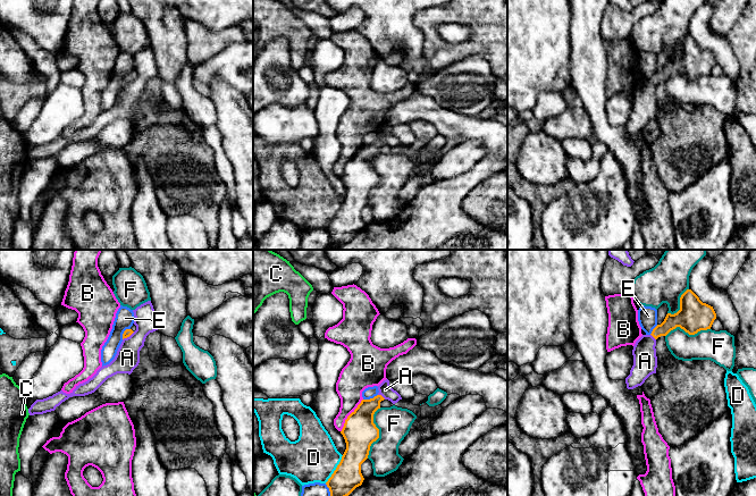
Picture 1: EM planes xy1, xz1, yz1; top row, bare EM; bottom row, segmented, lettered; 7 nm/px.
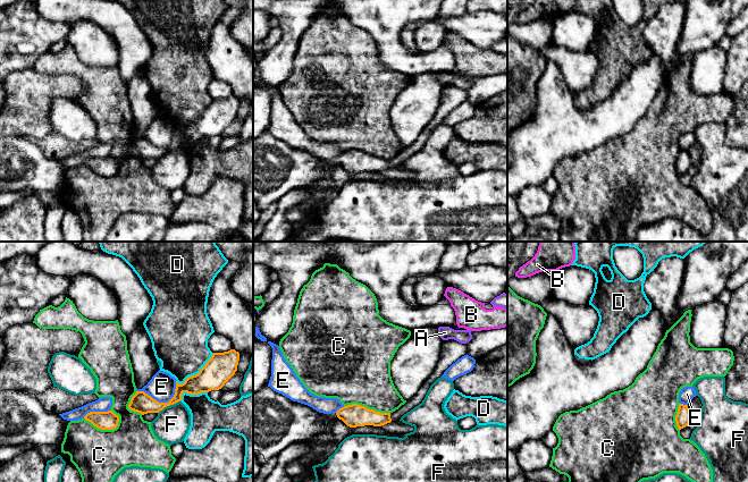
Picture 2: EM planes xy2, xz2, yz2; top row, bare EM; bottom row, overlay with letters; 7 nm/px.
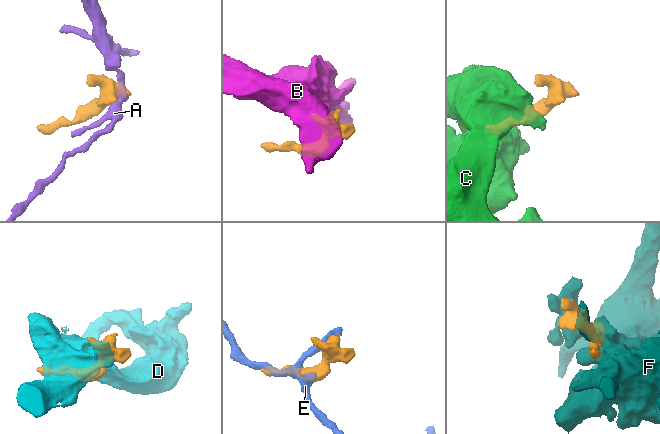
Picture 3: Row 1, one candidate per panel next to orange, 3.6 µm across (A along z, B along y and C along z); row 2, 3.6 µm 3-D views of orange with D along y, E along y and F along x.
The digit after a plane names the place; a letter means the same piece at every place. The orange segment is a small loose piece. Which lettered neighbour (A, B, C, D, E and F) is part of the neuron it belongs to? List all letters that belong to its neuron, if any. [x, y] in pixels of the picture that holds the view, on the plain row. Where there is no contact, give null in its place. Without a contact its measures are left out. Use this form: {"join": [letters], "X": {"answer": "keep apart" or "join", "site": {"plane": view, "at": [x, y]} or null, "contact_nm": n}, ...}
{"join": [], "A": {"answer": "keep apart", "site": {"plane": "xz1", "at": [380, 141]}, "contact_nm": 70}, "B": {"answer": "keep apart", "site": {"plane": "xz1", "at": [349, 161]}, "contact_nm": 280}, "C": {"answer": "keep apart", "site": {"plane": "xy2", "at": [103, 175]}, "contact_nm": 260}, "D": {"answer": "keep apart", "site": {"plane": "xy2", "at": [198, 119]}, "contact_nm": 340}, "E": {"answer": "keep apart", "site": {"plane": "xy2", "at": [161, 149]}, "contact_nm": 300}, "F": {"answer": "keep apart", "site": {"plane": "xz1", "at": [378, 178]}, "contact_nm": 380}}

